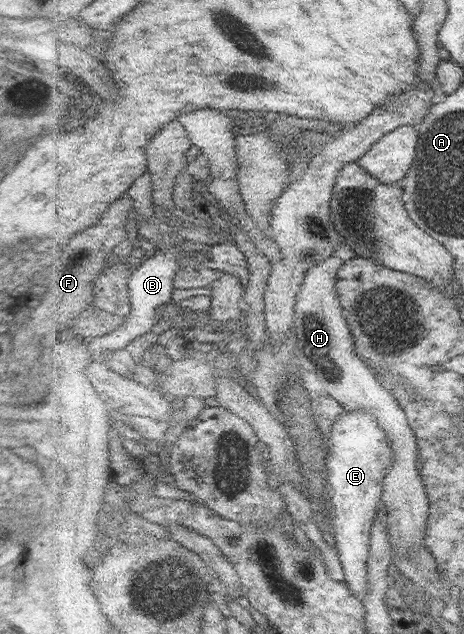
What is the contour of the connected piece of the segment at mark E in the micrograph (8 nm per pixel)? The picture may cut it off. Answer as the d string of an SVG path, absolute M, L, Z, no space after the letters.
M360 409L342 413L324 443L332 450L327 460L327 478L337 514L333 526L335 532L331 539L337 541L346 576L344 582L357 597L365 600L369 591L369 560L374 522L381 510L381 503L384 503L385 480L388 469L397 459L397 452L375 410Z

